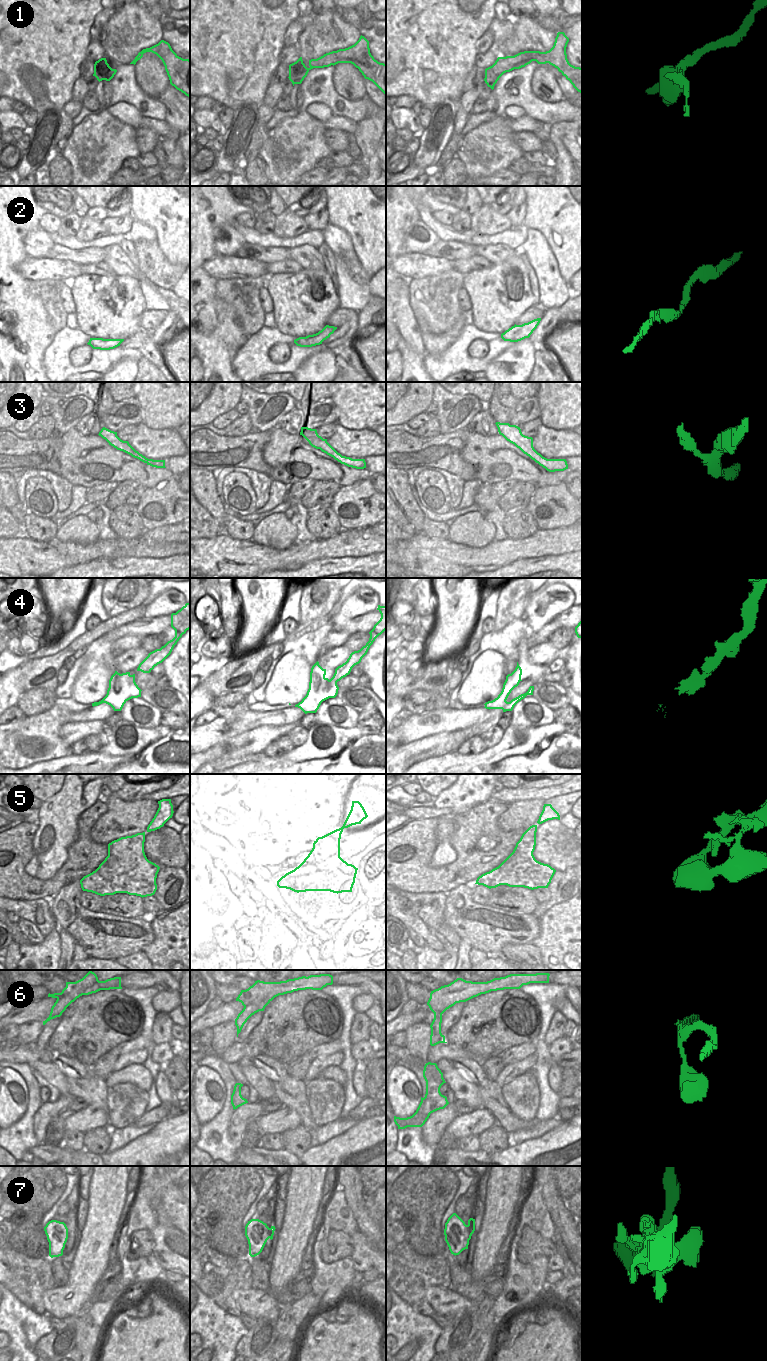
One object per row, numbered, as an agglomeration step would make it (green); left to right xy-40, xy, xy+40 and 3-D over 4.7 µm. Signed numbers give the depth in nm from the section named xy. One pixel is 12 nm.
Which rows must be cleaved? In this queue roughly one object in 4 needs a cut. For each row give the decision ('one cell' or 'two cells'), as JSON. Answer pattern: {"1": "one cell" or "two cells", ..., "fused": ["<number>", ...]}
{"1": "one cell", "2": "one cell", "3": "one cell", "4": "one cell", "5": "one cell", "6": "one cell", "7": "one cell", "fused": []}

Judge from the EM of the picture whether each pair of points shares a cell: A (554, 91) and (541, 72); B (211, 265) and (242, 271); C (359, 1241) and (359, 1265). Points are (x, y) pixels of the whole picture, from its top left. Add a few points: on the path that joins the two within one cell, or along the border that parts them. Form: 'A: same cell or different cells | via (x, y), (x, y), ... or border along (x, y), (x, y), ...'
A: same cell | via (550, 86), (542, 77)
B: same cell | via (219, 266), (234, 267)
C: same cell | via (360, 1247), (360, 1259)

